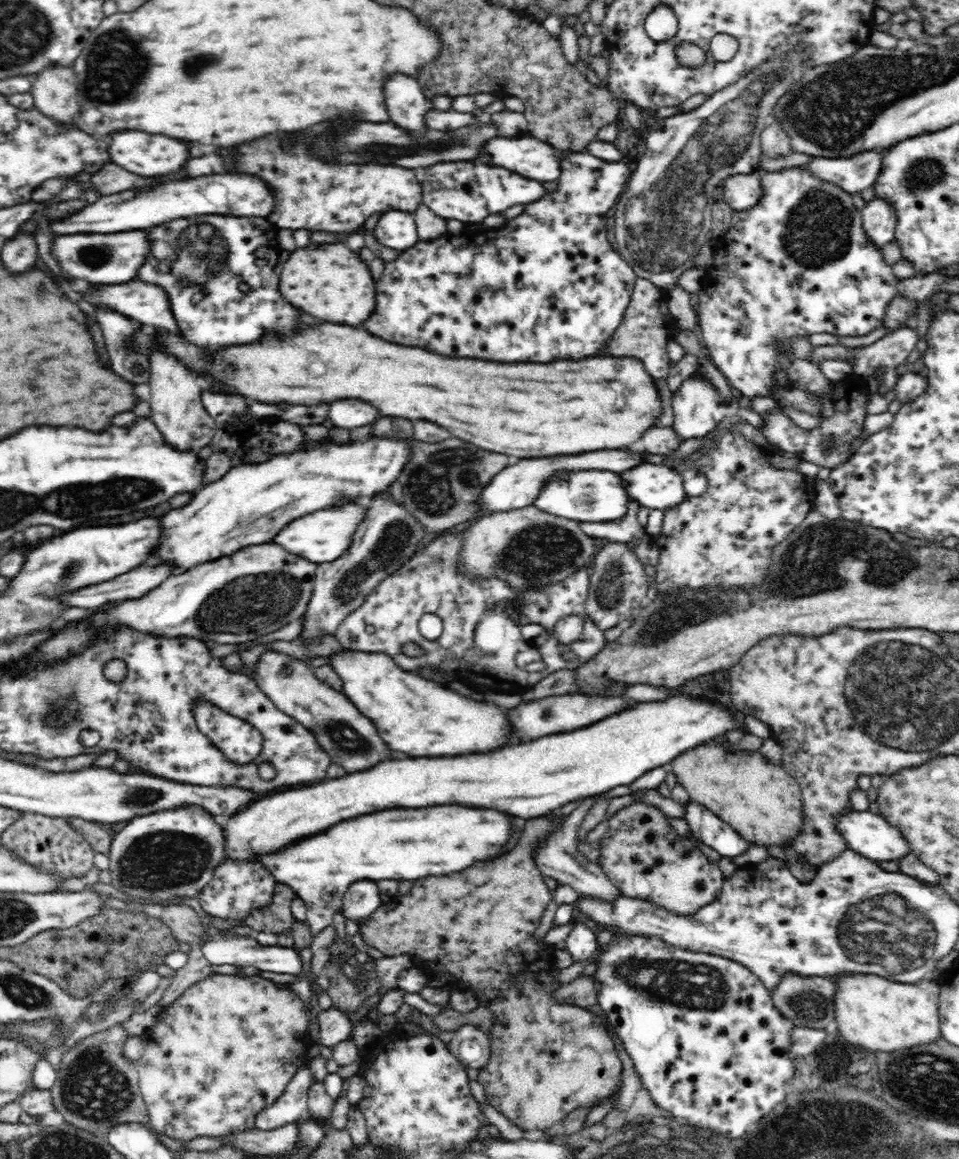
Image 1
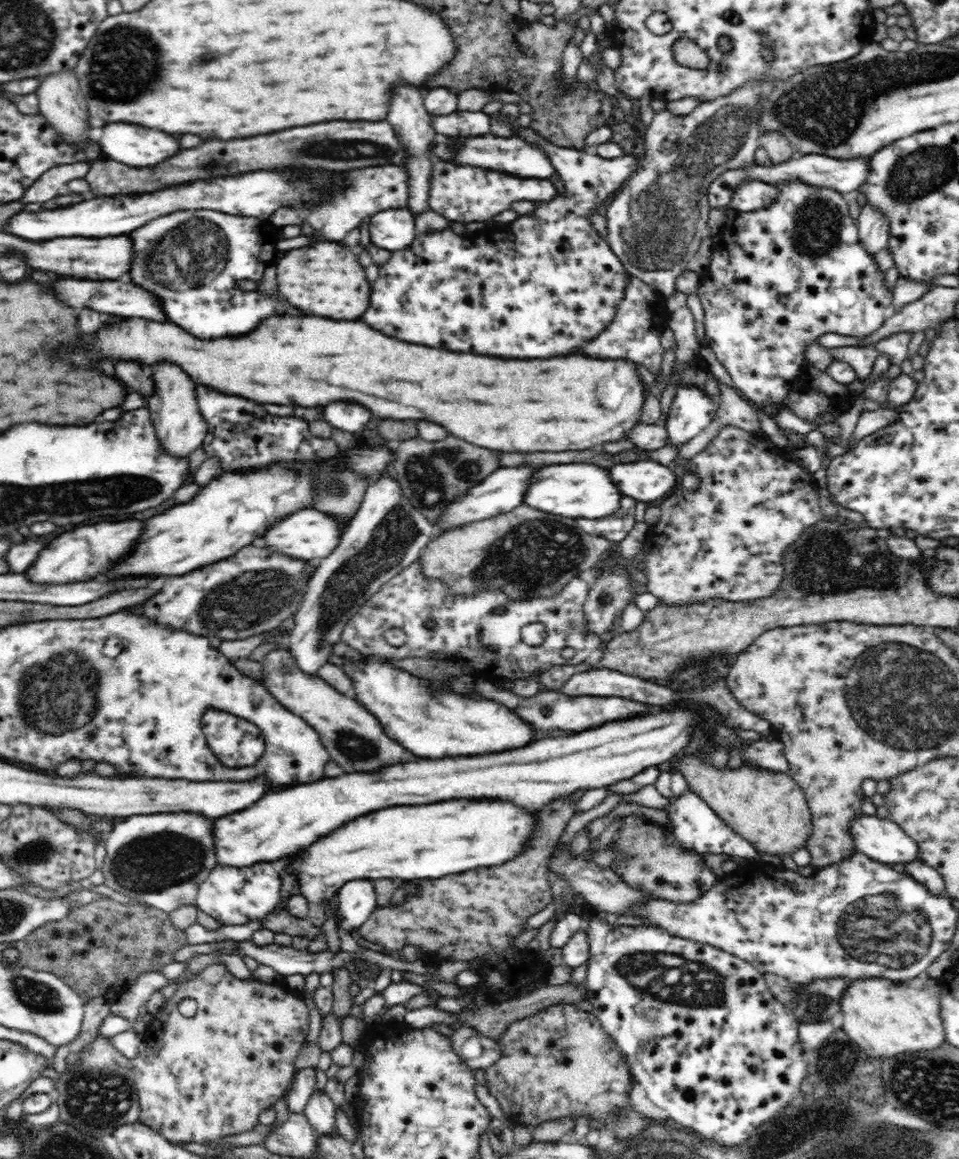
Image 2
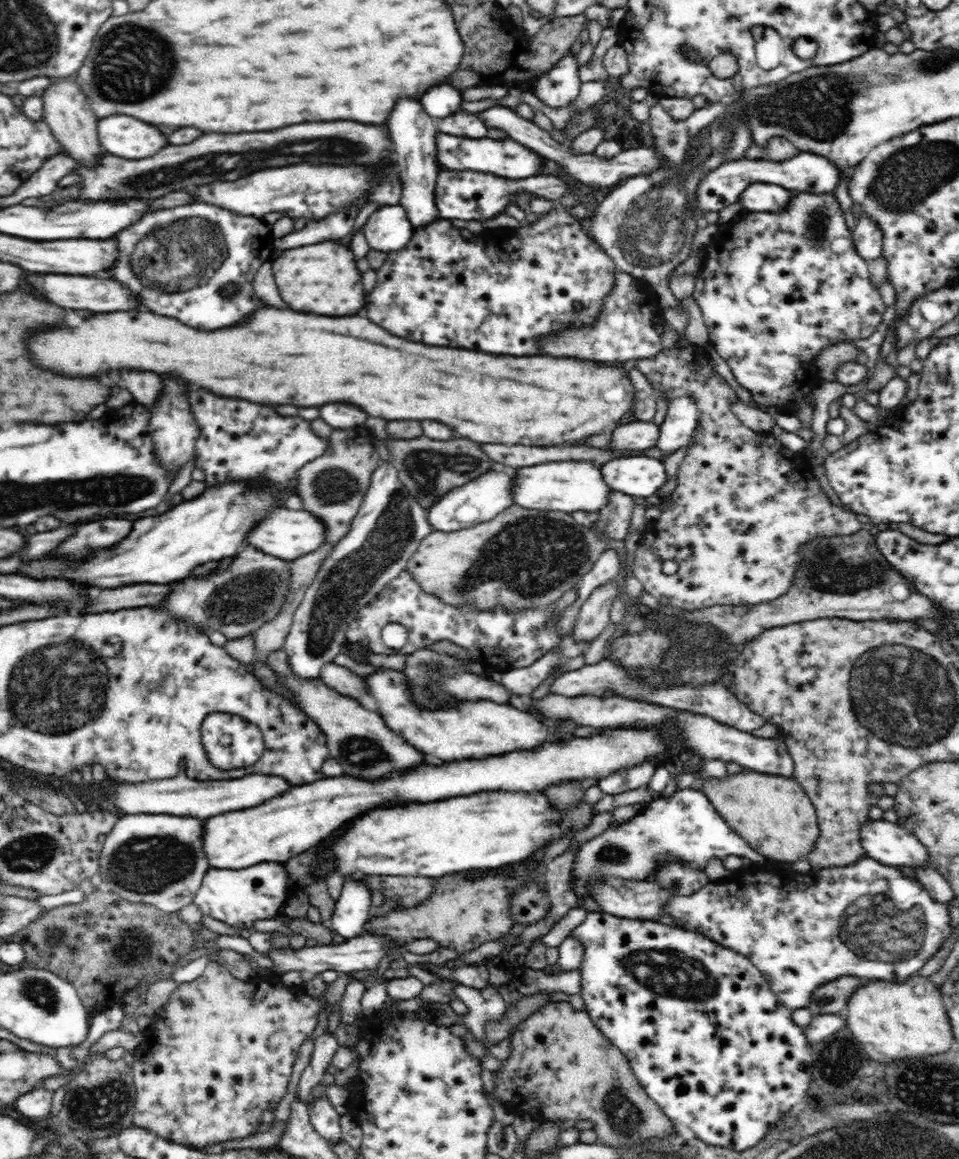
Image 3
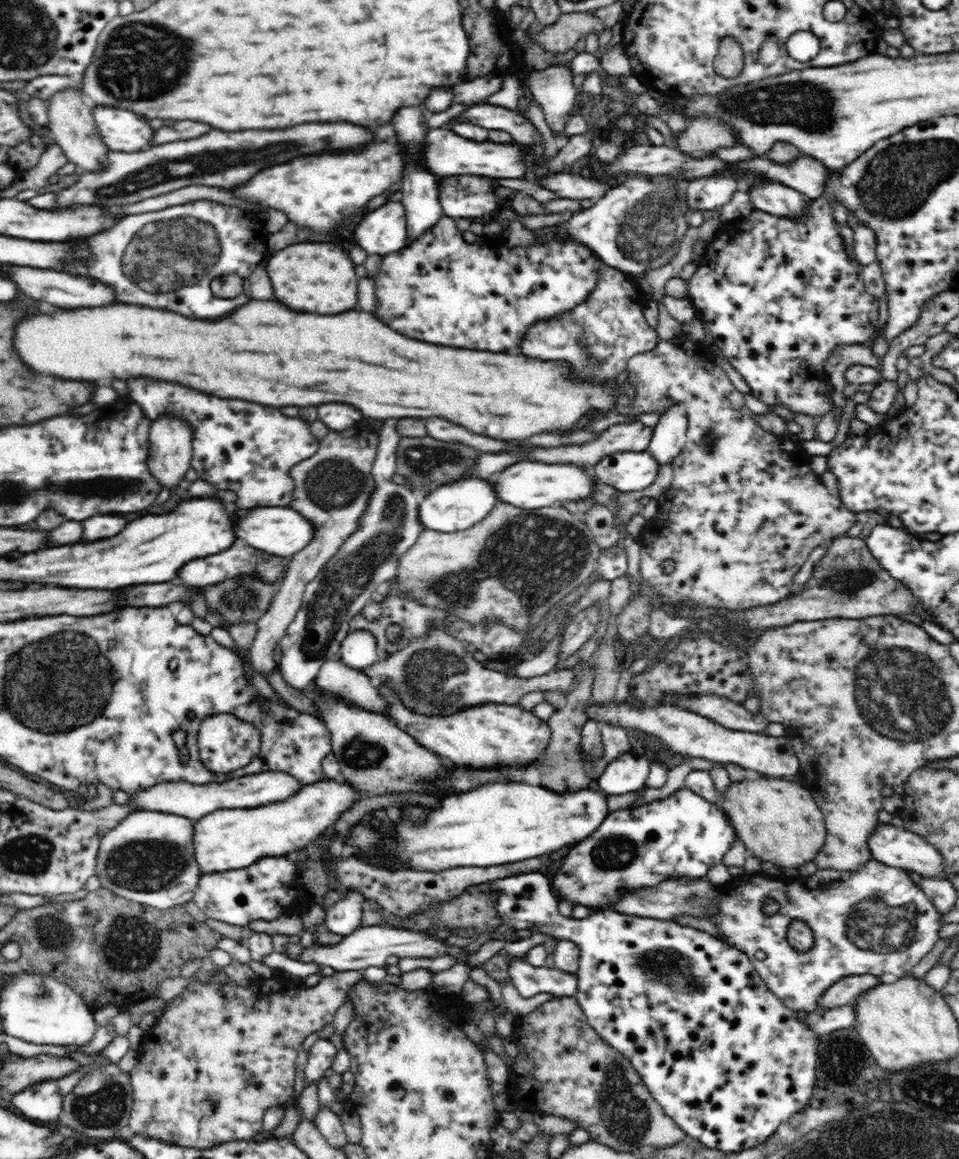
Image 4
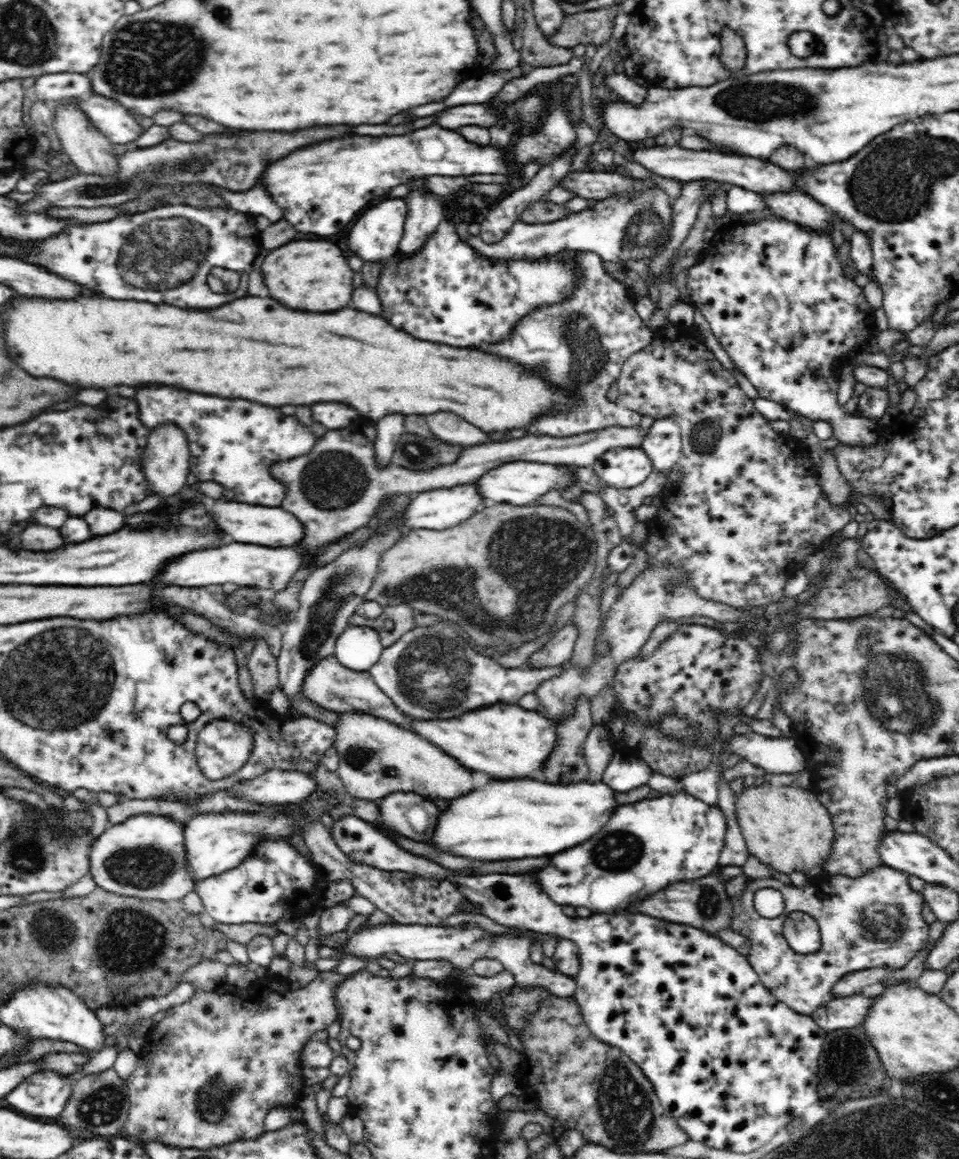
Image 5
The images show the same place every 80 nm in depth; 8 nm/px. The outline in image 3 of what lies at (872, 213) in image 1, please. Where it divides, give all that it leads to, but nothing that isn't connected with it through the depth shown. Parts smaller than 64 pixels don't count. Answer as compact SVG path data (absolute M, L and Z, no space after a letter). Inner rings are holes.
M860 216L856 221L852 239L856 245L856 254L860 255L864 262L881 256L880 227L876 226L872 219Z

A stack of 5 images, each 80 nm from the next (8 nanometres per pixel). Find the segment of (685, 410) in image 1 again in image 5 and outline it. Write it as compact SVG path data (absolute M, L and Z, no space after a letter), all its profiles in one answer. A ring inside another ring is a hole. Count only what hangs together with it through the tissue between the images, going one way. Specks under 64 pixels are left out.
M676 418L654 420L642 440L641 450L652 461L652 470L668 474L681 457L680 423Z

